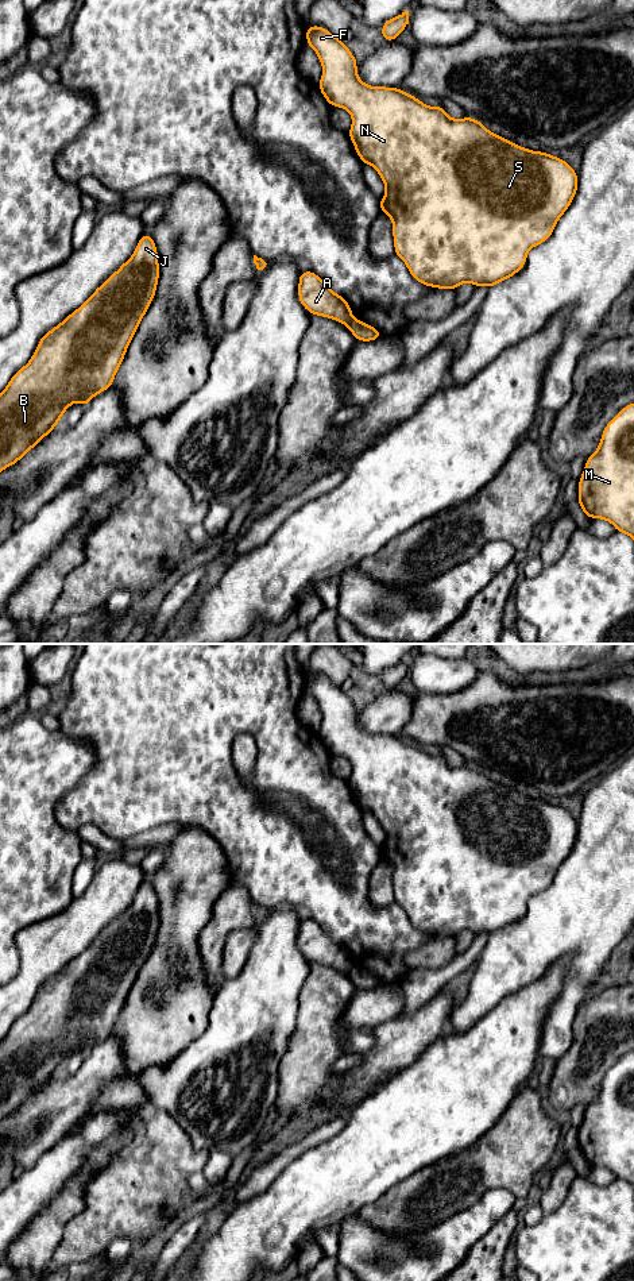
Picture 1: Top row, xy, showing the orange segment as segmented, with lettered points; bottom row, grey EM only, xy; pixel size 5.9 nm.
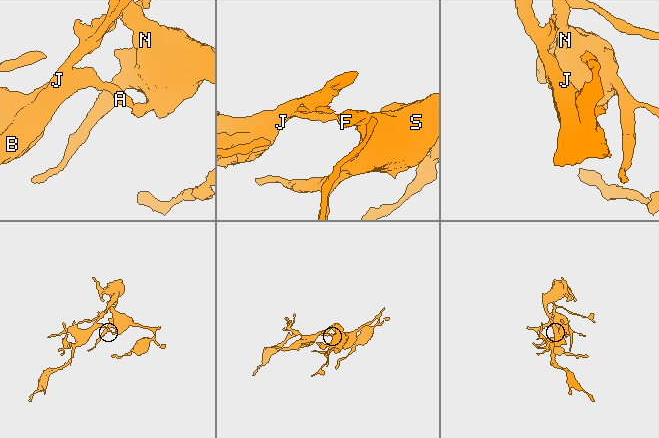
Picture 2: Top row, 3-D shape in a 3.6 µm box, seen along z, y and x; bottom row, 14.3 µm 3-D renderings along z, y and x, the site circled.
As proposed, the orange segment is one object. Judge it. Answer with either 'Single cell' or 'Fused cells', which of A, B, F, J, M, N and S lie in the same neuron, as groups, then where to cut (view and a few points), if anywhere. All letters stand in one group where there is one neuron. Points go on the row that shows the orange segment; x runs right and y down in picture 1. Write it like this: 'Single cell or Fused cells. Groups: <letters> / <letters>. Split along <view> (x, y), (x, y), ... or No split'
Single cell. Groups: A B F J M N S. No split

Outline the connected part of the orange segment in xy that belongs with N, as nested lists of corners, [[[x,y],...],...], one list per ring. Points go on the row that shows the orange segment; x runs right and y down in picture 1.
[[[306,26],[306,45],[316,51],[322,66],[322,77],[317,84],[318,89],[329,105],[343,108],[351,113],[352,126],[348,131],[348,136],[353,143],[357,157],[364,165],[371,165],[378,171],[386,186],[384,197],[379,200],[379,209],[393,221],[394,254],[405,262],[411,277],[417,282],[436,289],[456,290],[464,282],[471,282],[475,288],[486,286],[490,289],[522,270],[526,265],[529,250],[546,242],[552,236],[557,221],[571,207],[579,185],[577,171],[558,157],[544,151],[533,151],[506,138],[498,136],[495,132],[488,131],[478,119],[469,116],[452,119],[441,105],[429,107],[399,88],[370,86],[359,78],[356,70],[359,61],[355,59],[353,54],[341,39],[335,36],[325,27]]]

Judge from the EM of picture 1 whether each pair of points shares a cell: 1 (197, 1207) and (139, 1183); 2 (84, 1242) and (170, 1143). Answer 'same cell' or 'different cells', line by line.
1: different cells
2: same cell

